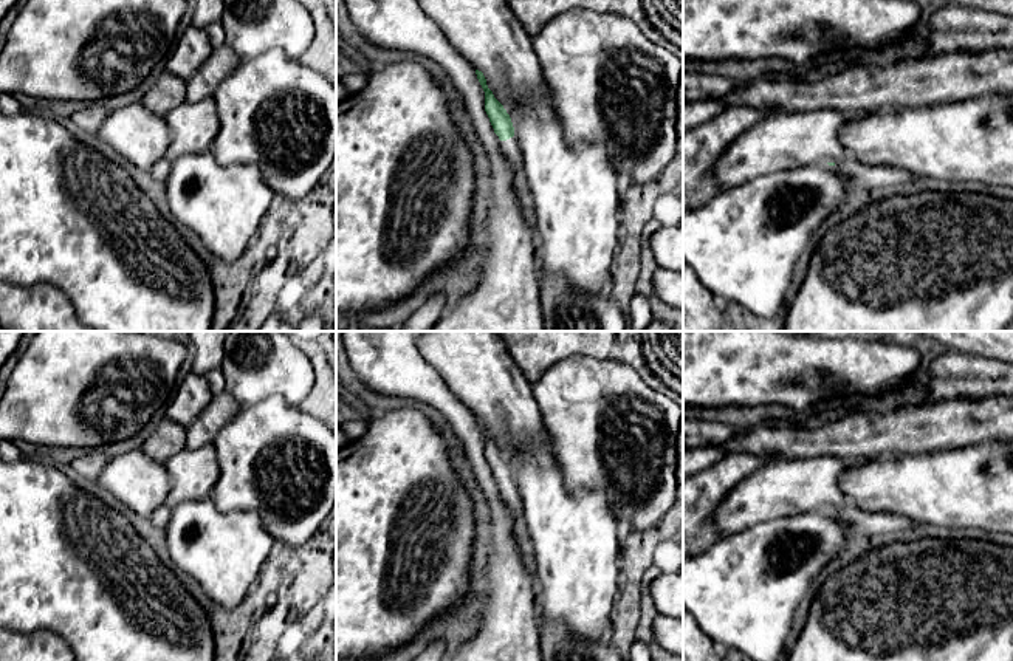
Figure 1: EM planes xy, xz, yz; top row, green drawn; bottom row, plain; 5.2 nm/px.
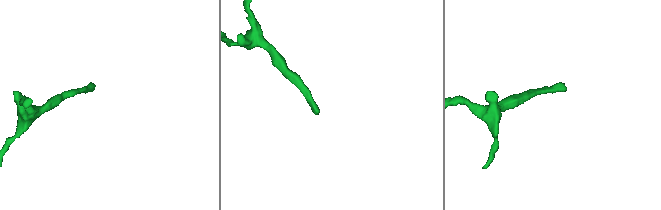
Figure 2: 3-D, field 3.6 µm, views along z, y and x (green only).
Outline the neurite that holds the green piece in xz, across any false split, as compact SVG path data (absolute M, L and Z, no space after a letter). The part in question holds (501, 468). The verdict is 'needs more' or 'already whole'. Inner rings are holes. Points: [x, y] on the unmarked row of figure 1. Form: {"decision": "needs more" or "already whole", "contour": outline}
{"decision": "needs more", "contour": "M476 416L476 421L485 438L485 458L489 464L494 480L502 488L500 497L506 511L513 517L513 533L514 533L516 543L527 568L531 571L533 590L537 594L541 585L536 579L536 560L533 553L533 542L527 533L522 500L517 491L517 485L514 483L514 474L513 474L511 464L503 455L503 452L494 444L493 438L488 435L483 420Z"}

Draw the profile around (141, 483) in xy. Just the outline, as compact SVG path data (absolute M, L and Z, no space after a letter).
M141 450L108 460L98 481L135 514L146 519L152 519L153 512L166 503L172 486L164 464Z

